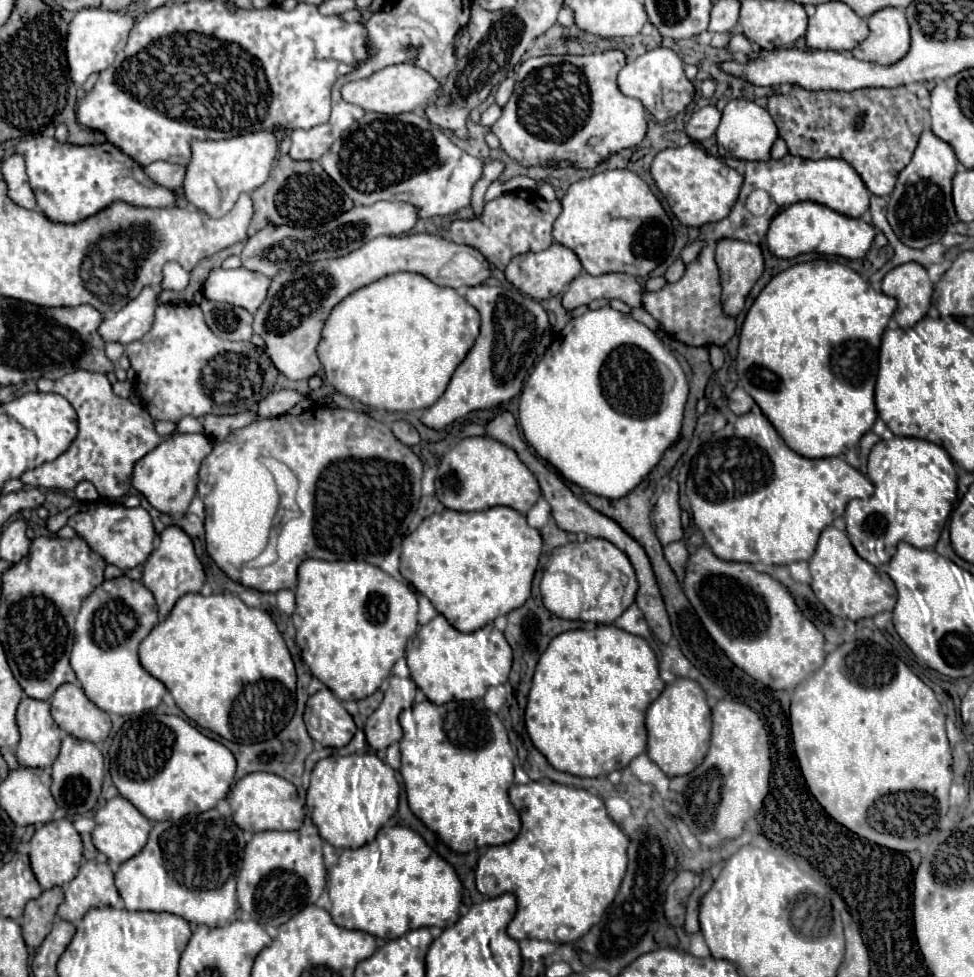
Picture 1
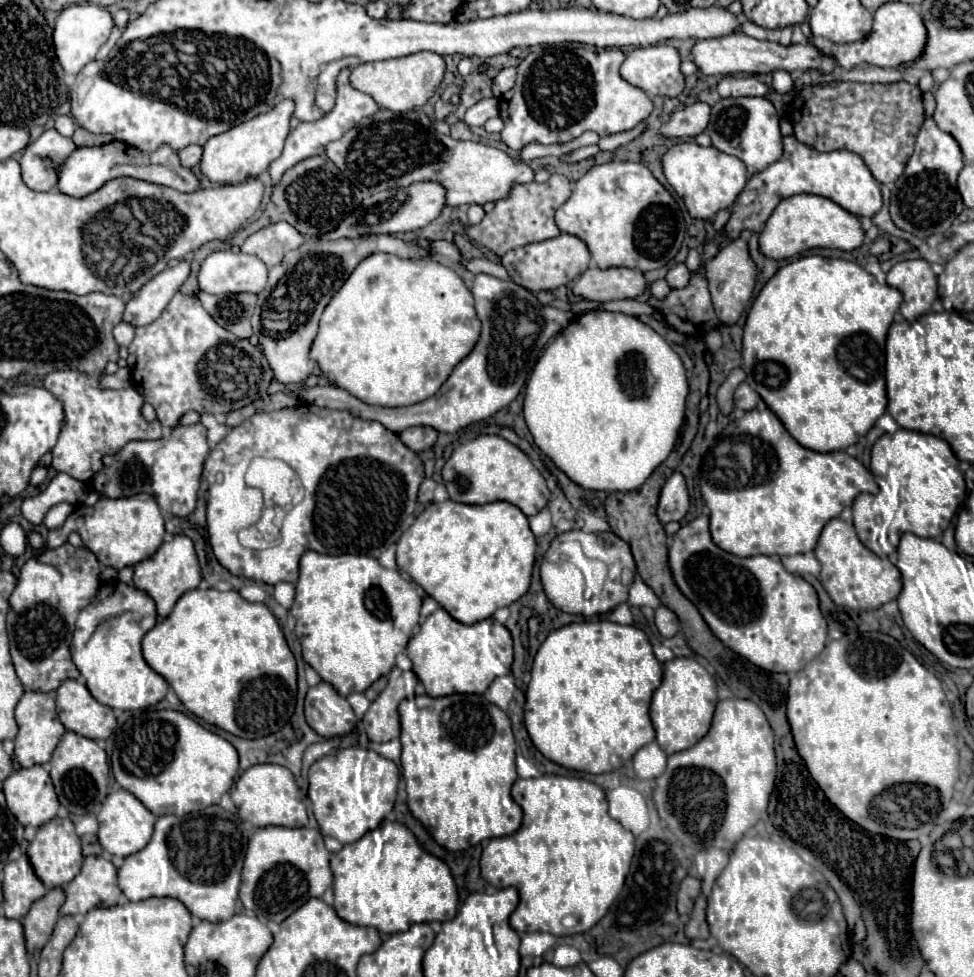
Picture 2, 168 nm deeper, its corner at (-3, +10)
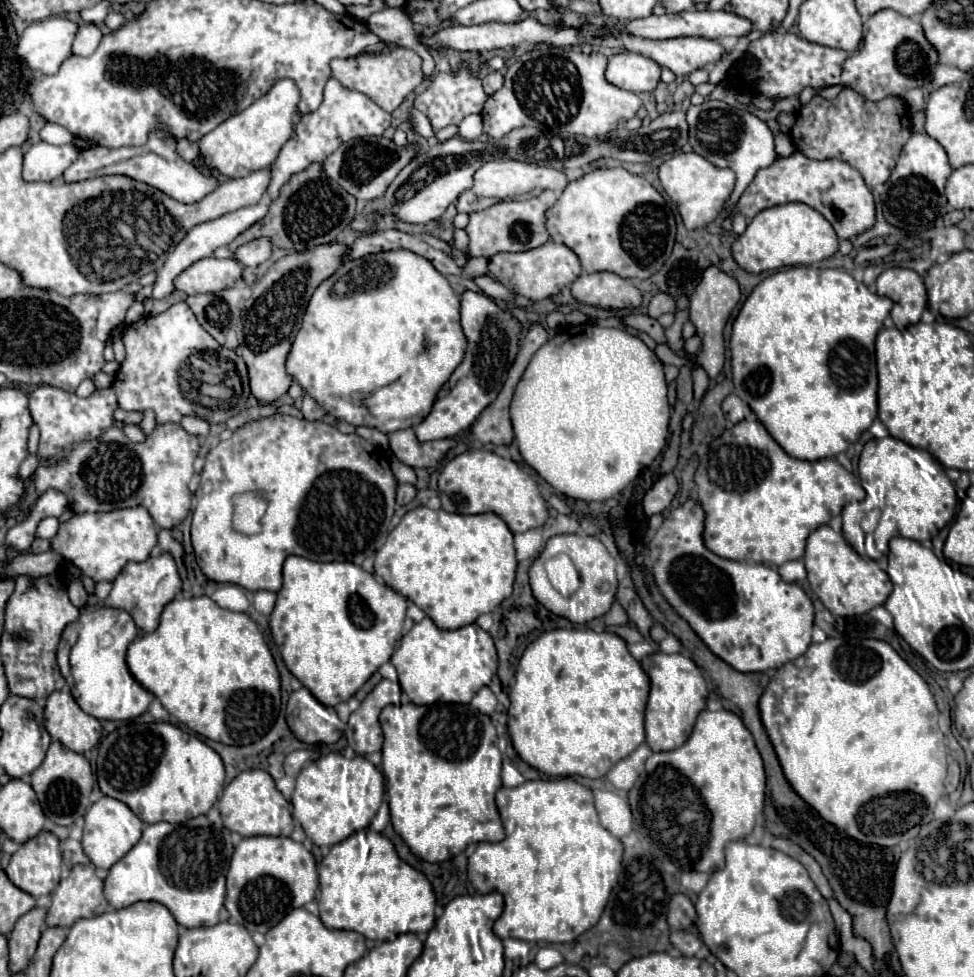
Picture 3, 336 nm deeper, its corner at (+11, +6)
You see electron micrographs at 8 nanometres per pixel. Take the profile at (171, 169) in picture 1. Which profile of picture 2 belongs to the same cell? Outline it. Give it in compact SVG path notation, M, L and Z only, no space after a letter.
M186 146L178 152L178 156L180 156L180 164L184 168L194 168L202 158L202 148L200 146Z

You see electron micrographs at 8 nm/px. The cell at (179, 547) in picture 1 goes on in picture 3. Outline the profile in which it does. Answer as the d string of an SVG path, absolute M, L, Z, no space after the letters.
M160 554L158 558L148 558L146 562L130 562L122 568L118 578L112 582L112 590L104 600L106 608L122 608L126 610L134 624L144 632L154 632L160 622L160 614L168 602L180 592L182 580L178 576L176 564L170 554Z

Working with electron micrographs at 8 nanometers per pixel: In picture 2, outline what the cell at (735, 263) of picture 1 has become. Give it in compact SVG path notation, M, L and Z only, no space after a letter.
M744 236L728 242L714 260L710 260L706 264L706 278L708 278L708 286L710 286L710 294L712 294L712 304L714 310L718 314L718 318L724 324L734 324L742 310L746 308L754 284L756 284L756 264L748 252L748 240Z

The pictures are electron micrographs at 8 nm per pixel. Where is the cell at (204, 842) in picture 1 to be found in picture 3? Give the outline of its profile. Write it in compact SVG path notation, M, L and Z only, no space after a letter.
M206 816L188 824L158 822L146 826L138 844L108 870L104 892L116 910L140 900L154 900L164 904L180 926L214 926L226 898L226 868L224 840Z

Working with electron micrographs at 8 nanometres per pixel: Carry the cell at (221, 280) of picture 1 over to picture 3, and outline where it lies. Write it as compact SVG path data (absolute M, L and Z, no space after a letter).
M214 256L202 258L186 268L176 280L174 290L188 296L220 292L242 282L242 268L236 260L218 260Z

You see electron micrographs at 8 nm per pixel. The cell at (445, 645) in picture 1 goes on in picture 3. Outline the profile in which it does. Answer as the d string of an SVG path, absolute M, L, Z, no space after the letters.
M424 618L403 637L390 662L398 672L402 690L414 704L468 704L474 694L482 686L488 686L496 674L498 656L494 642L478 624L468 624L458 630L440 630L430 618Z

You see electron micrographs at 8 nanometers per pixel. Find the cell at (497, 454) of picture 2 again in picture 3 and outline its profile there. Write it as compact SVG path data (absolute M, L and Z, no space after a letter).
M470 450L458 454L450 460L440 478L438 490L442 508L454 514L484 514L494 512L498 514L506 526L516 532L528 532L532 528L542 528L546 522L546 502L538 490L538 484L516 466L516 462L506 460L488 450Z

